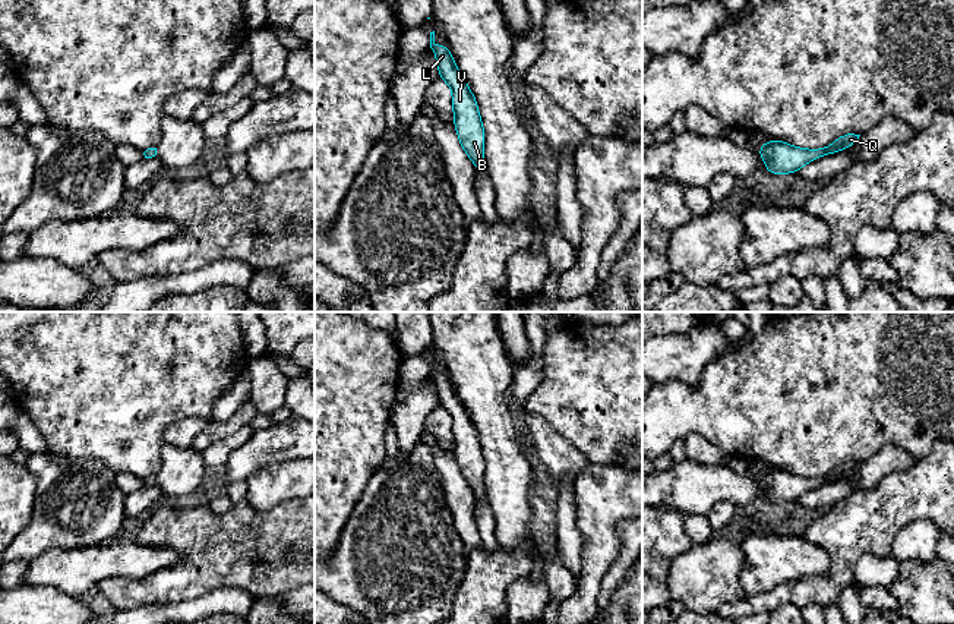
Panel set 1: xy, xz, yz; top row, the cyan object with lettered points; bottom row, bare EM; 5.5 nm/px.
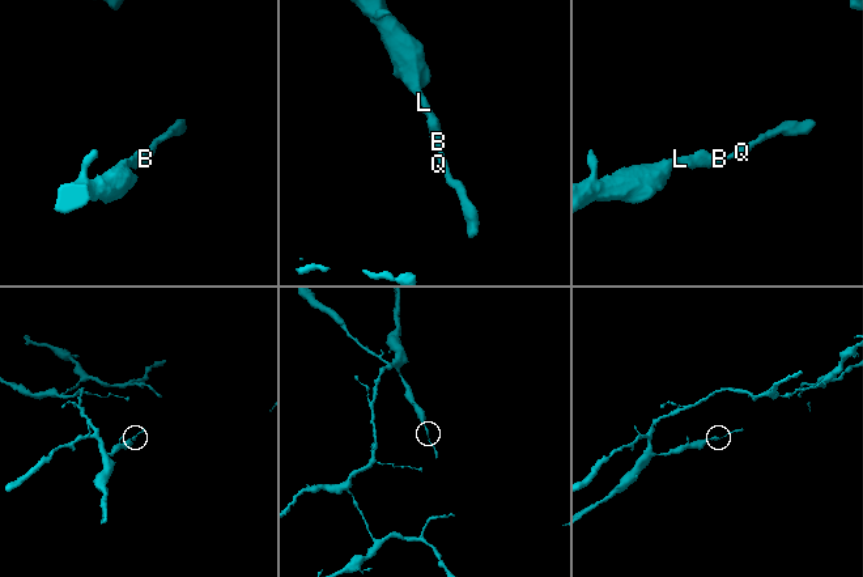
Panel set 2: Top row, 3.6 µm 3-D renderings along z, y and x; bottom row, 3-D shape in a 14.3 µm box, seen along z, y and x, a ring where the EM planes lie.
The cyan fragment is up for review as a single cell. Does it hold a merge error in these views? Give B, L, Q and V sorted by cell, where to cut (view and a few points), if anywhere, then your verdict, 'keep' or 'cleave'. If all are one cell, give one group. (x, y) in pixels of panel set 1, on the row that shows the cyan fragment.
B L Q V | no cut | keep

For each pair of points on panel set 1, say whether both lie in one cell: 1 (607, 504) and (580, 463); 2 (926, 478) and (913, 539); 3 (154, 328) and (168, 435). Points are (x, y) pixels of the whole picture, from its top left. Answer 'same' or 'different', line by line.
1: different
2: different
3: different

